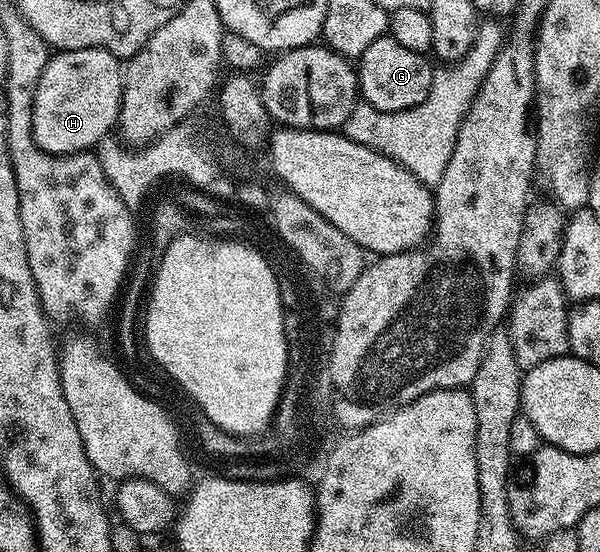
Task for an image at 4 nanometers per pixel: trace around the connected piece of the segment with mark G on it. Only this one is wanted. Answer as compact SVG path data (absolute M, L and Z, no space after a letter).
M389 35L376 39L376 43L370 44L368 51L364 51L364 55L356 61L361 100L389 113L416 107L416 103L424 103L432 87L435 71L435 66L430 65L429 60L431 58L427 54L408 51L408 47L396 43L396 39Z

